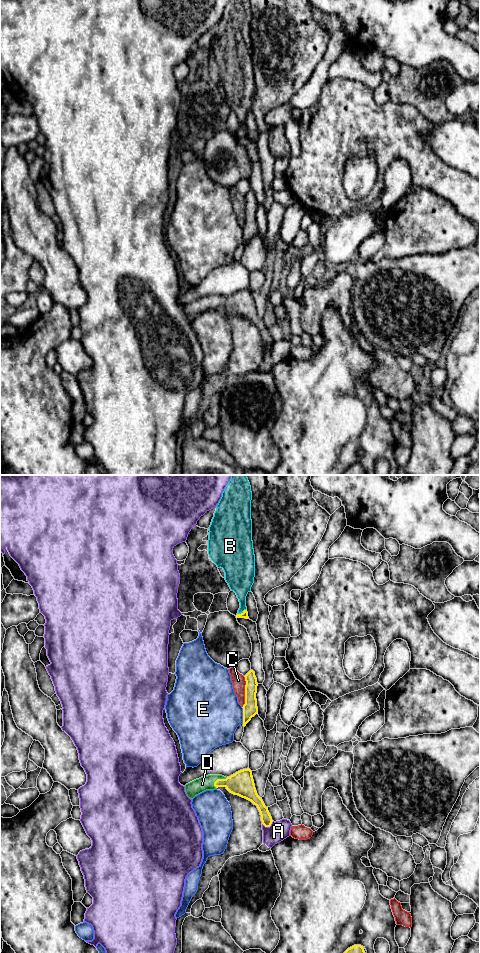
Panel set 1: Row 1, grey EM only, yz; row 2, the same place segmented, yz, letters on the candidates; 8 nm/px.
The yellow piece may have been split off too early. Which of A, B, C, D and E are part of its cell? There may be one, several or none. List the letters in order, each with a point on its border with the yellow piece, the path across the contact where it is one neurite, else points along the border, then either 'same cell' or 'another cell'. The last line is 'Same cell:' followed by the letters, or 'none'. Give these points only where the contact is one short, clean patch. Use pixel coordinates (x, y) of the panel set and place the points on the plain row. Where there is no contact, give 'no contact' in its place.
A: meets yellow in yz at (268, 346); border along yz (273, 341), (269, 346), (262, 344); another cell
B: meets yellow in yz at (241, 133); runs through yz (245, 134), (241, 133), (242, 116), (240, 102); same cell
C: meets yellow in yz at (245, 212); another cell
D: meets yellow in yz at (218, 299); runs through yz (241, 303), (223, 302), (218, 299), (202, 304); same cell
E: meets yellow in yz at (243, 235); another cell
Same cell: B, D

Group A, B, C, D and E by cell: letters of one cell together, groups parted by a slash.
A / B D / C / E

